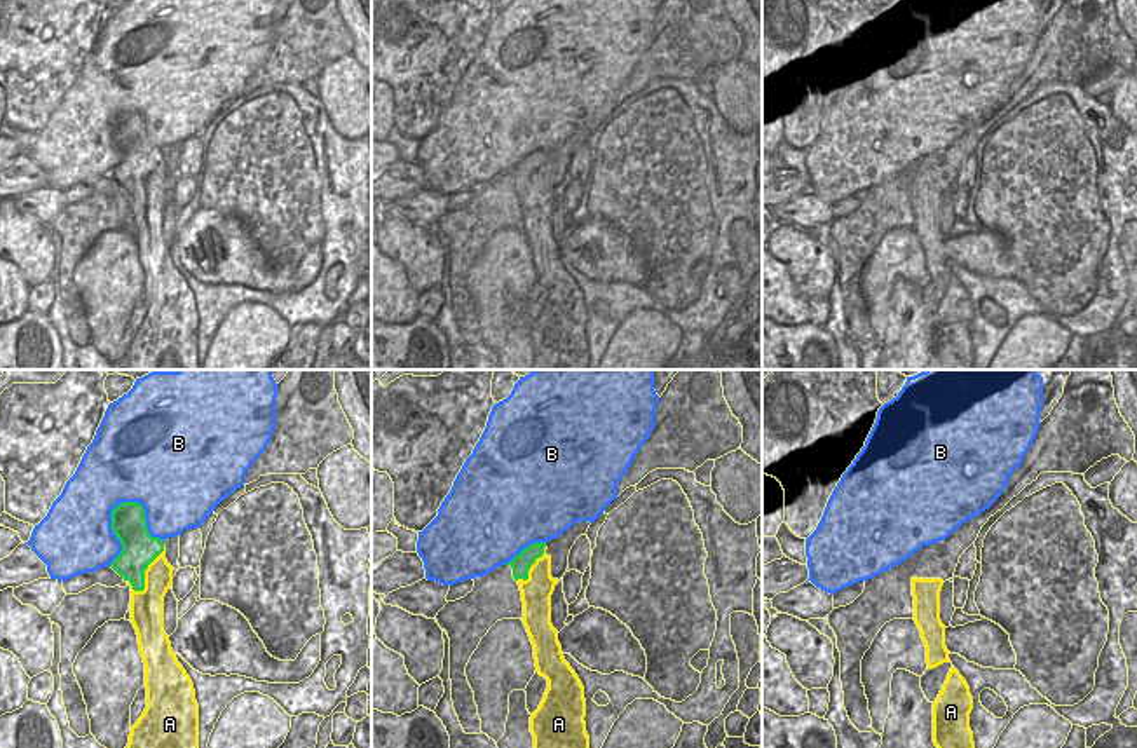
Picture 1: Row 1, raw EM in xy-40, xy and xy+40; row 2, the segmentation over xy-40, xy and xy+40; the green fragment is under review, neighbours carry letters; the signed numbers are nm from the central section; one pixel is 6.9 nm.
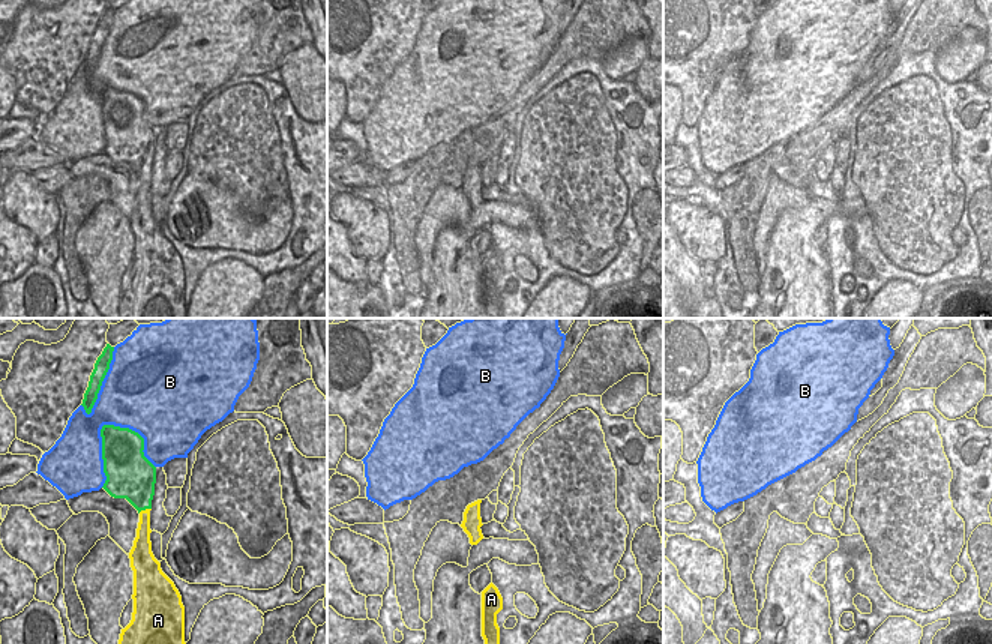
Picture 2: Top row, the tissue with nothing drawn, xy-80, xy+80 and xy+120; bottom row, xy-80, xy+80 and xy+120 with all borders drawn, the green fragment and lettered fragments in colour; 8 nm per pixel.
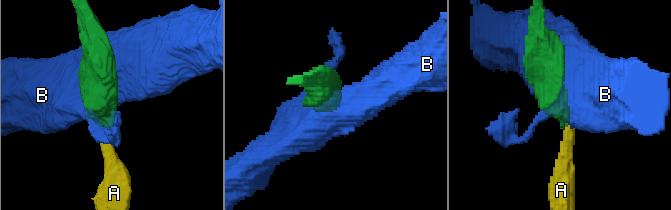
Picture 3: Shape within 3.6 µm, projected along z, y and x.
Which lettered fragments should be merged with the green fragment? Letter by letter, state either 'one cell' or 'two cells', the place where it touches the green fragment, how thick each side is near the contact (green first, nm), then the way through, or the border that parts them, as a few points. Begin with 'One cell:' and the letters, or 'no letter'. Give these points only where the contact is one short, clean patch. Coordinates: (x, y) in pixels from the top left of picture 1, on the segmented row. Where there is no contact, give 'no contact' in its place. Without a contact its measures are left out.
One cell: A
A: one cell; contact xy-40 (143, 572); calibres 240 and 240 nm; way xy-40 (138, 548), (143, 572), (147, 607)
B: two cells; contact xy-40 (112, 527); calibres 240 and 480 nm

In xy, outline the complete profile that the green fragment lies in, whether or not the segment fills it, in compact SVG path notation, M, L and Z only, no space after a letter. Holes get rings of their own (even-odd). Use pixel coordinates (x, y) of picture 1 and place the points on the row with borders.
M534 542L509 563L520 586L523 624L534 645L535 673L548 680L539 708L530 717L534 748L589 748L584 687L565 661L558 631L551 624L551 577L546 542Z

